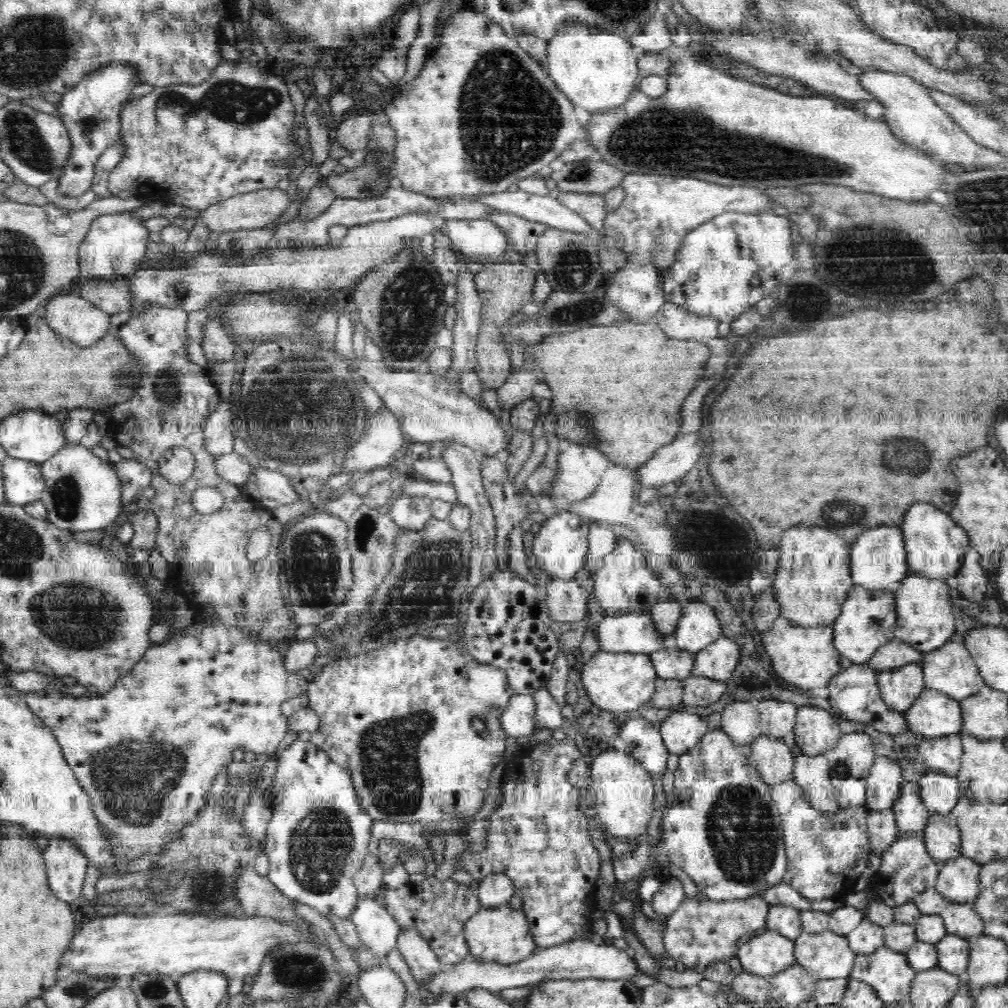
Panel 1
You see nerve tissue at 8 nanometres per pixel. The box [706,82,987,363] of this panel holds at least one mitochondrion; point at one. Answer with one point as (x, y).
(863, 250)

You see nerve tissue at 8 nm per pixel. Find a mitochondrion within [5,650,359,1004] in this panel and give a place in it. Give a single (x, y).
(134, 781)

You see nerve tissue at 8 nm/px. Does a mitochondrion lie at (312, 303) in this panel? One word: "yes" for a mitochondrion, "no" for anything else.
no

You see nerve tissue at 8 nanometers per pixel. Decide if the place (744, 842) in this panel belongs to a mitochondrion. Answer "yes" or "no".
yes

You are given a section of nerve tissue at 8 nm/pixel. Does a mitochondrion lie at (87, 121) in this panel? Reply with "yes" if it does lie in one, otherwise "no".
yes

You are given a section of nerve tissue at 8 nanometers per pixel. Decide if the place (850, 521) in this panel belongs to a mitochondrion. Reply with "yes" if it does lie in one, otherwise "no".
yes

